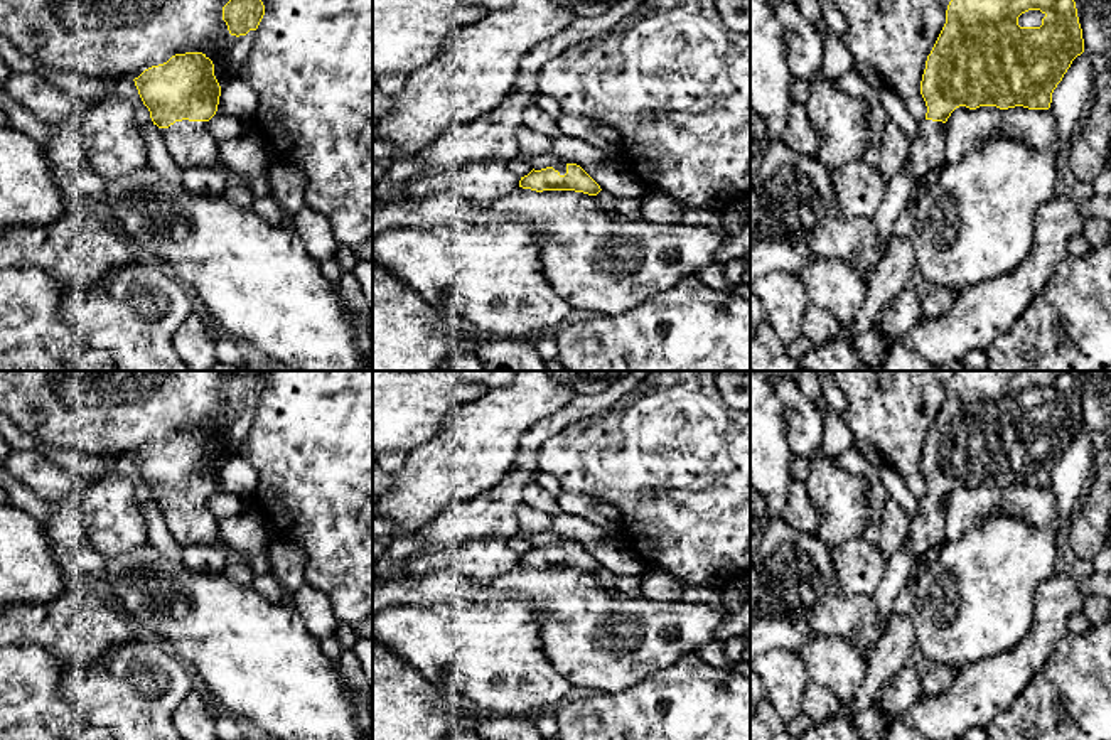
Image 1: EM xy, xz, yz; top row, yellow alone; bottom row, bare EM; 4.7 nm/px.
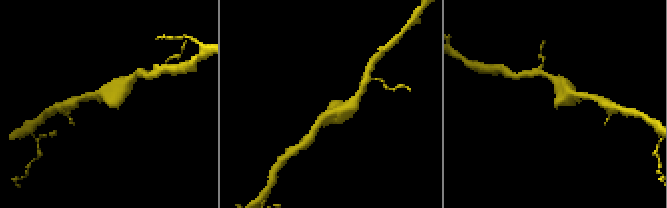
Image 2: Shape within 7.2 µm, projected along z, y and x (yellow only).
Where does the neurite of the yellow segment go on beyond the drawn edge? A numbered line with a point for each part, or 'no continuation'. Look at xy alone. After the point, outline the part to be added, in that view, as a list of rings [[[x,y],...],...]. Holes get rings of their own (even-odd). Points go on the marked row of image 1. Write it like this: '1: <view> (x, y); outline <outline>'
1: xy (191, 145); outline [[[175,121],[169,128],[160,128],[167,150],[175,164],[184,170],[196,167],[219,169],[226,180],[238,174],[228,169],[219,158],[219,143],[207,131],[207,121]]]

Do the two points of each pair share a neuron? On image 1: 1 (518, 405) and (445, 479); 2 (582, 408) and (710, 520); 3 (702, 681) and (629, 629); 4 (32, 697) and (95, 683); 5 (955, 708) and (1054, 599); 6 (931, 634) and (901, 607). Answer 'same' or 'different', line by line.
1: same
2: different
3: different
4: different
5: same
6: different

